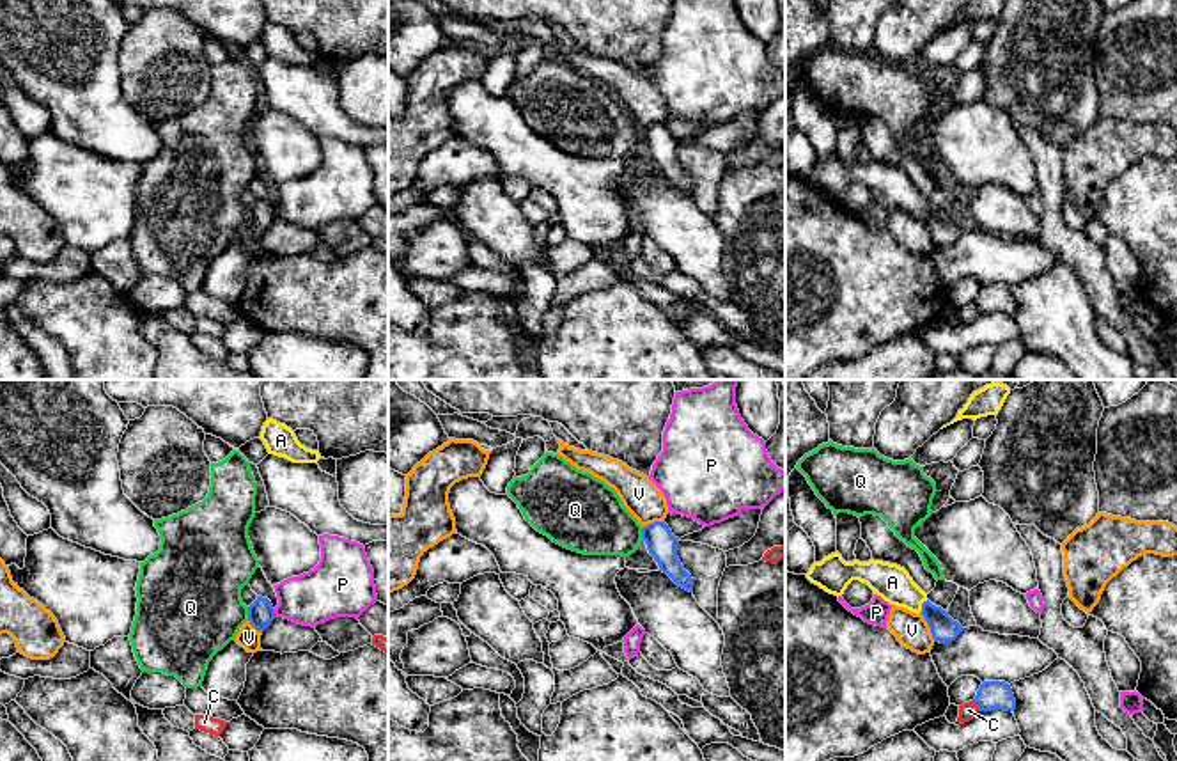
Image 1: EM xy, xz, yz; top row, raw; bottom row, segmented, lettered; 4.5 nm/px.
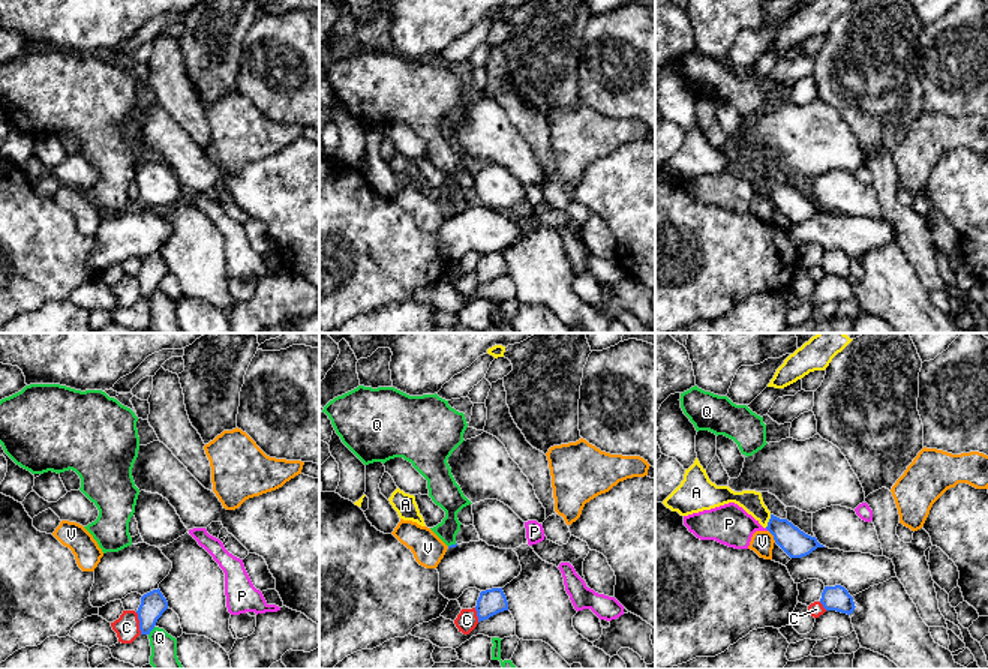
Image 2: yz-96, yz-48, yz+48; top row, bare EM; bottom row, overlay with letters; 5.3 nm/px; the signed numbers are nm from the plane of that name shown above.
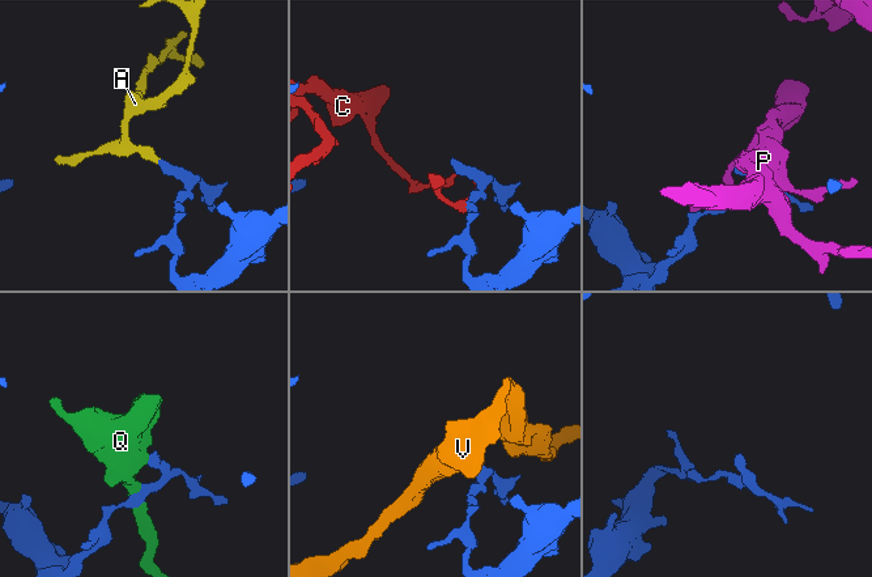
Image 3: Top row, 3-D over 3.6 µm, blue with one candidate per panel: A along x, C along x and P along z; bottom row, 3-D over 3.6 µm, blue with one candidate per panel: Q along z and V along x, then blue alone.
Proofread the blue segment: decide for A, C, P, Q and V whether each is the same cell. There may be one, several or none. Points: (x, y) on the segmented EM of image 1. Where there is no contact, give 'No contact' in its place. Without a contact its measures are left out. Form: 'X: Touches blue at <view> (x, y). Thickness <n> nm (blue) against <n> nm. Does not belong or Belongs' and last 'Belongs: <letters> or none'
A: Touches blue at yz (922, 605). Thickness 120 nm (blue) against 160 nm. Belongs
C: Touches blue at yz (977, 705). Thickness 130 nm (blue) against 80 nm. Does not belong
P: Touches blue at xy (273, 612). Thickness 120 nm (blue) against 240 nm. Does not belong
Q: Touches blue at xy (249, 614). Thickness 120 nm (blue) against 440 nm. Does not belong
V: Touches blue at yz (929, 627). Thickness 120 nm (blue) against 160 nm. Does not belong
Belongs: A

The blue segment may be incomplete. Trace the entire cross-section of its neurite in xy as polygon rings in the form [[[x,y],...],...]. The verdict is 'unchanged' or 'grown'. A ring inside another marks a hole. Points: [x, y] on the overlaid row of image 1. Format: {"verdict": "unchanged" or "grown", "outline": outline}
{"verdict": "unchanged", "outline": [[[257,596],[248,607],[248,621],[257,632],[264,632],[275,619],[275,608],[268,598]]]}

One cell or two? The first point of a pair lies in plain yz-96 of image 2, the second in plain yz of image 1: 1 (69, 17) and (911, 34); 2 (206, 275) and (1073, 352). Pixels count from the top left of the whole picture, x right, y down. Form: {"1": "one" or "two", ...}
{"1": "one", "2": "one"}

